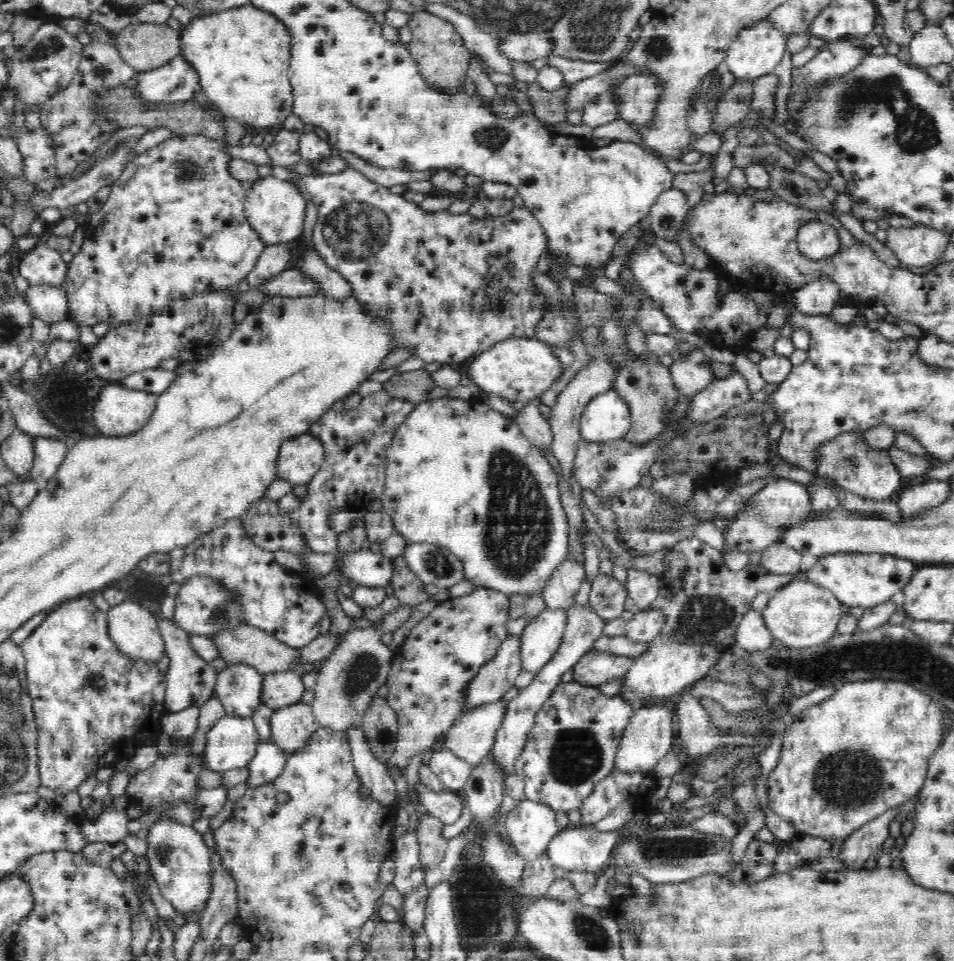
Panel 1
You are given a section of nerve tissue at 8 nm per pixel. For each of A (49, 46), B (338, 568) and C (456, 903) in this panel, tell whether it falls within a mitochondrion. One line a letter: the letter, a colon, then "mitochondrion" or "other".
A: mitochondrion
B: other
C: other

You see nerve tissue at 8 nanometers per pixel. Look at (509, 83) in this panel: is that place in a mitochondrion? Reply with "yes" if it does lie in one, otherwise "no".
no

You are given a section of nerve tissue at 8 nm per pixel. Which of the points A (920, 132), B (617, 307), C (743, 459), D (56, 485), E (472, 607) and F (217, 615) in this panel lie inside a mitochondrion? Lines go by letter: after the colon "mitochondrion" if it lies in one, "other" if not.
A: mitochondrion
B: other
C: mitochondrion
D: other
E: other
F: mitochondrion

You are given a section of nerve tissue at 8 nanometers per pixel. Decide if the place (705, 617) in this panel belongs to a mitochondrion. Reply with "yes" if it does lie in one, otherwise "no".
yes

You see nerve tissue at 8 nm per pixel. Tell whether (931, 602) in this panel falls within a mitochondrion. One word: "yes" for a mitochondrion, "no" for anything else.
no

